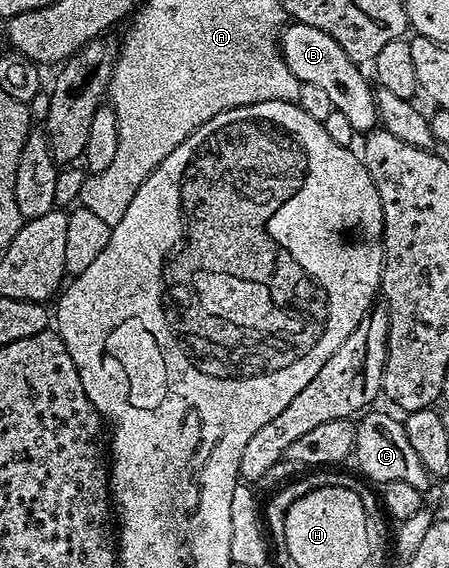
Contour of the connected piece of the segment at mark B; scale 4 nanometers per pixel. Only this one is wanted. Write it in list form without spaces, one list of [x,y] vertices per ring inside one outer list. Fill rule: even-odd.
[[[289,23],[281,30],[279,44],[281,58],[300,79],[301,84],[314,84],[321,90],[326,90],[334,109],[343,111],[343,115],[347,115],[347,120],[358,131],[372,130],[378,124],[375,89],[370,78],[361,74],[362,66],[352,61],[343,47],[339,47],[339,43],[335,43],[335,39],[327,35],[327,31],[319,31],[319,27]]]

